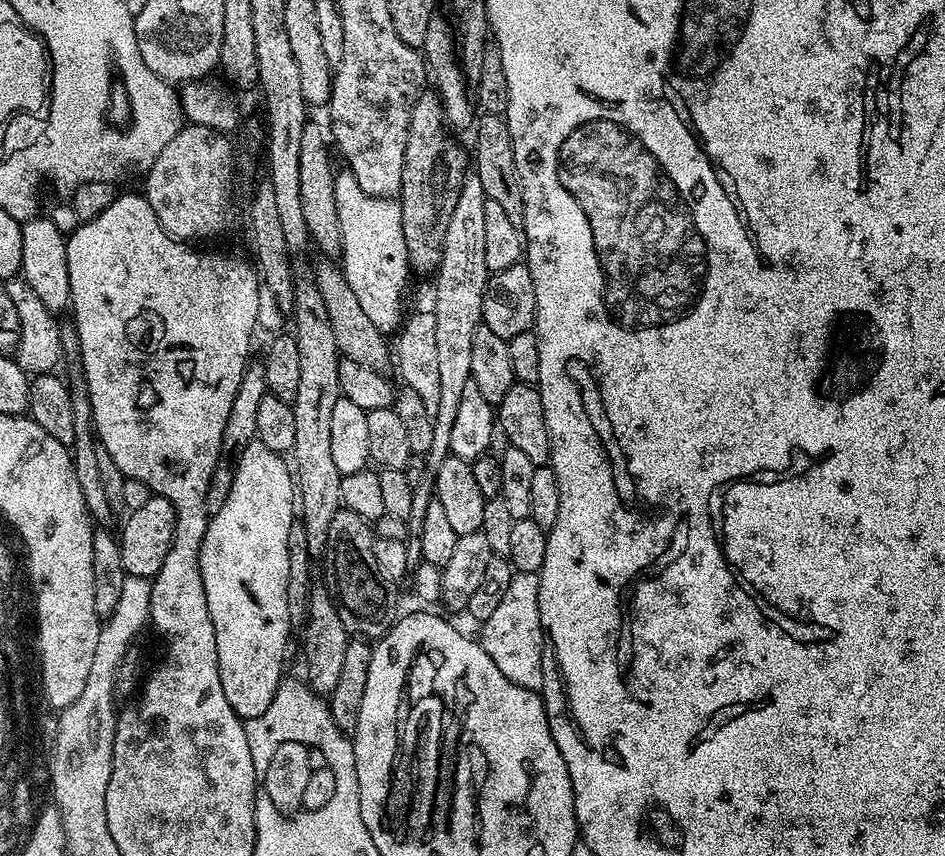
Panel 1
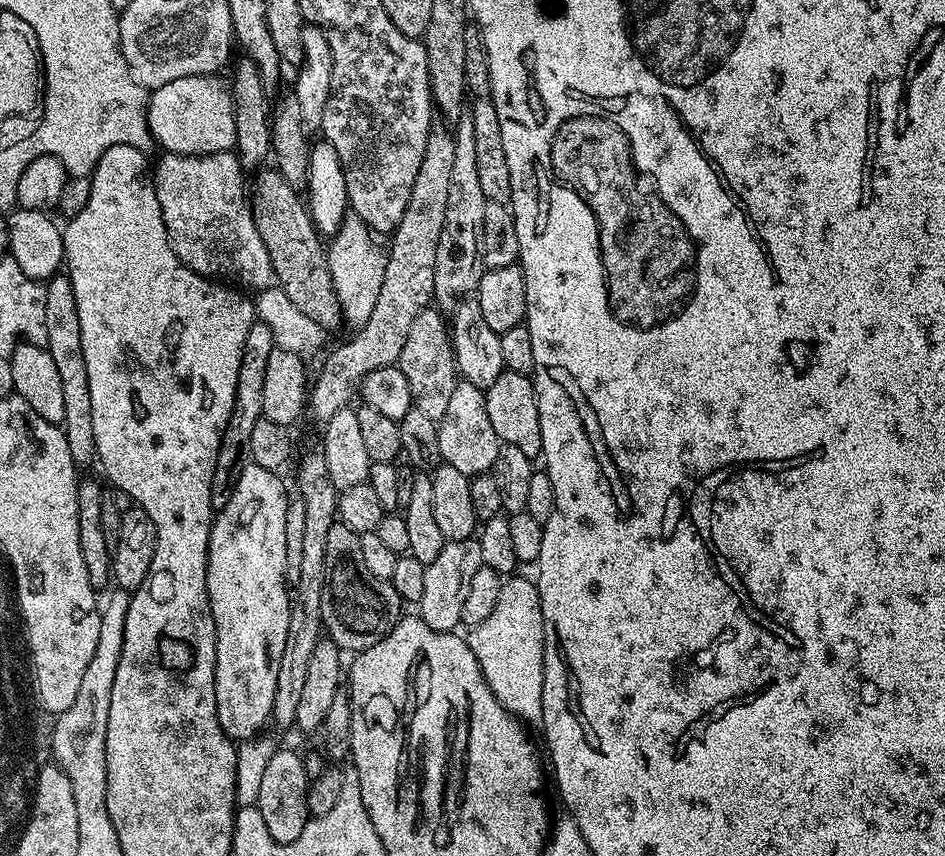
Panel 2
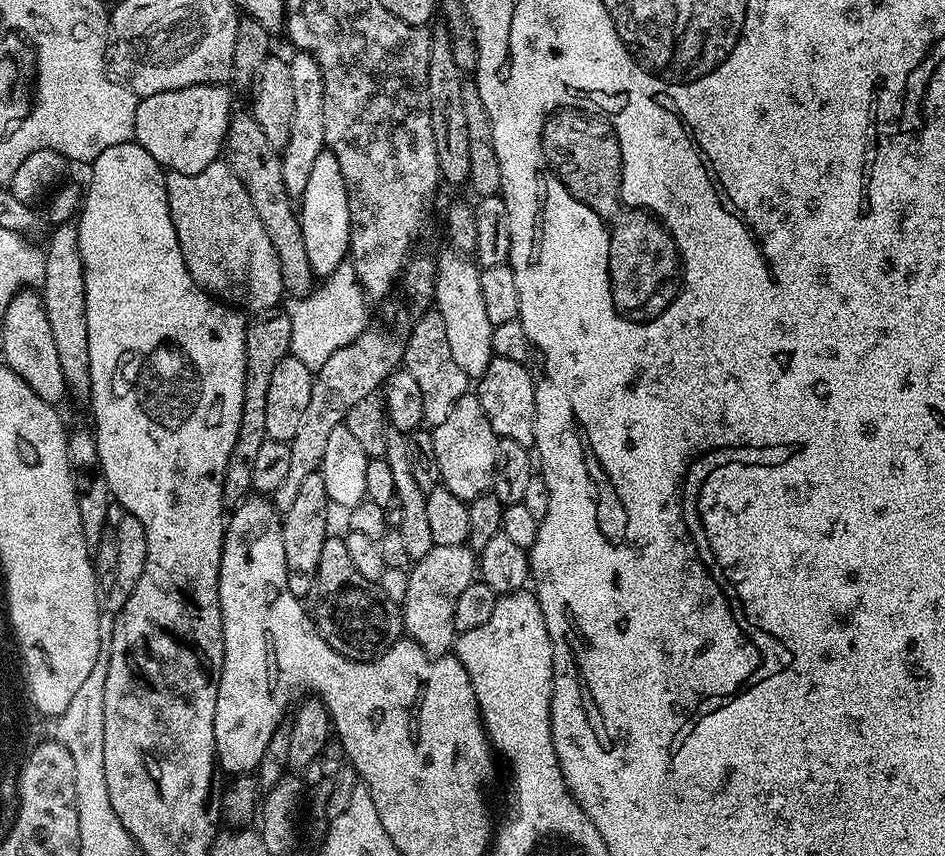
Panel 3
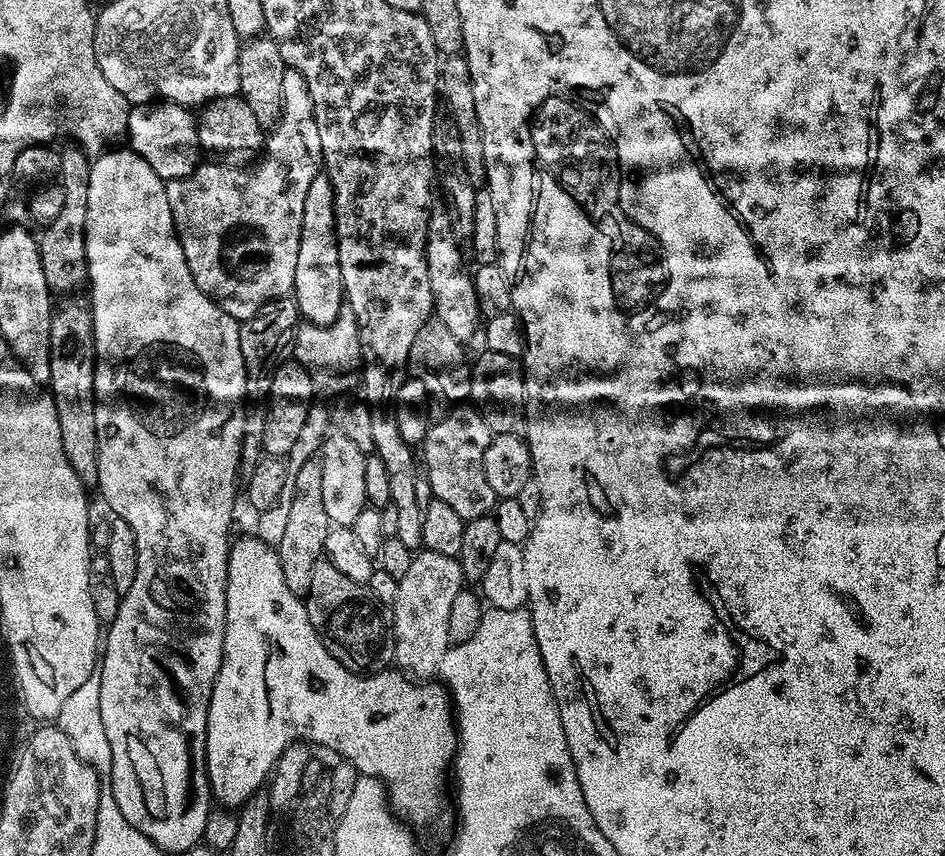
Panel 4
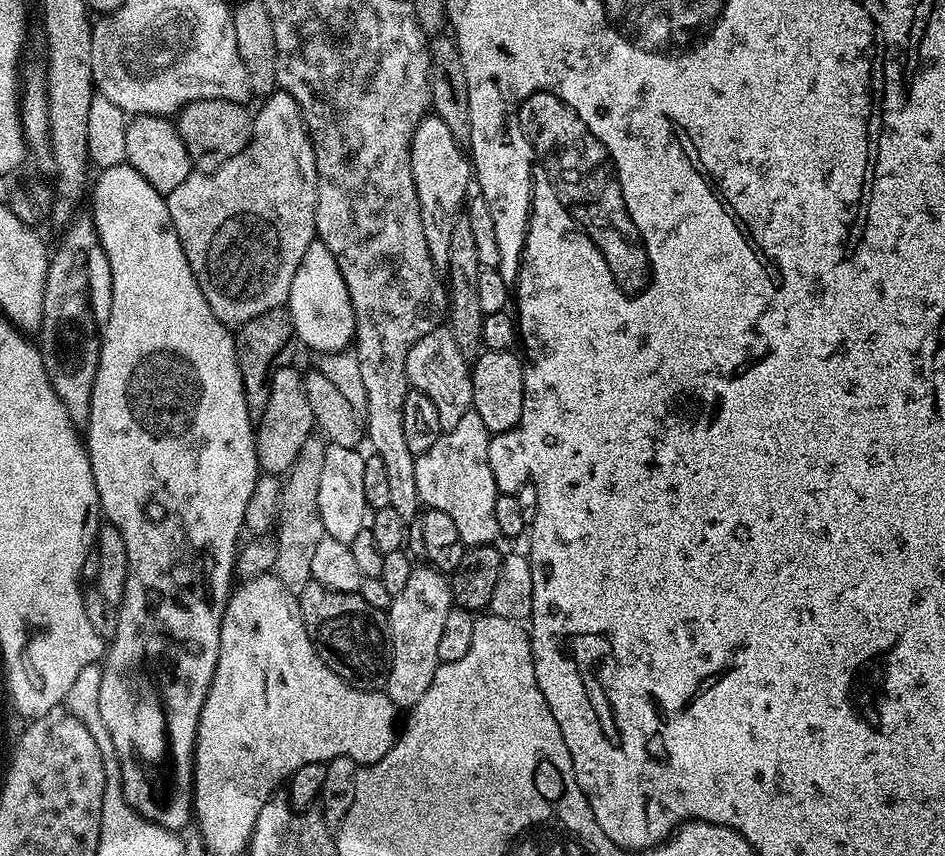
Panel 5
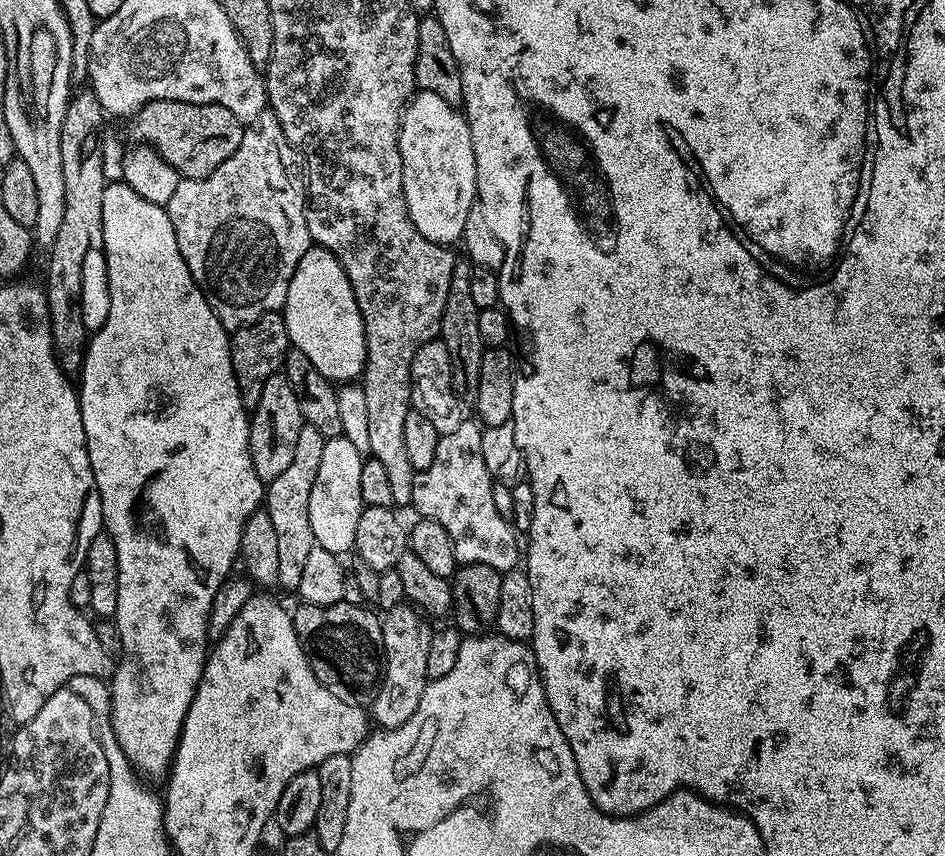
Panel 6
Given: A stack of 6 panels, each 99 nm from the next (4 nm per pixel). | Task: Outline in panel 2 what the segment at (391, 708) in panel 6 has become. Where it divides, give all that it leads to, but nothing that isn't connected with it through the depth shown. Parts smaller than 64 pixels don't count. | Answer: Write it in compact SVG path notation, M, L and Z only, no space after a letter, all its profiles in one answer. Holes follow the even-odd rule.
M479 539L462 542L447 541L442 546L442 554L434 558L424 569L422 578L422 596L418 603L418 615L430 626L430 630L456 632L461 627L462 605L466 602L466 593L470 591L470 582L478 569L484 567L482 546Z

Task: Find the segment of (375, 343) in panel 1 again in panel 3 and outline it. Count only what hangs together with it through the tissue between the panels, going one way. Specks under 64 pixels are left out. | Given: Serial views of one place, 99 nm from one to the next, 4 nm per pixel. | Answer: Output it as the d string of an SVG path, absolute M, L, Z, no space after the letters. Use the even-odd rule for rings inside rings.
M237 111L228 124L226 141L226 162L232 173L246 186L246 194L250 194L250 202L254 202L254 210L258 210L258 218L262 218L262 226L266 226L266 234L274 242L278 254L282 282L285 293L300 298L313 291L314 277L310 270L310 262L306 256L306 242L302 242L300 217L294 207L293 197L289 196L284 185L284 162L281 153L270 142L266 142L266 134L262 134L262 126L247 111Z

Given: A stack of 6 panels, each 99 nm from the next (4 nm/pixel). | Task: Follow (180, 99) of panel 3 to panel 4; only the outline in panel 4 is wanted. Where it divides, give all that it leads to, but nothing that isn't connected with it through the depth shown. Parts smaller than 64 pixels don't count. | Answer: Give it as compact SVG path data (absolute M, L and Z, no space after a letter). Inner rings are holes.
M153 102L129 107L127 147L146 158L146 163L152 167L154 174L158 174L158 178L165 182L186 178L202 160L196 121L193 109L182 104Z

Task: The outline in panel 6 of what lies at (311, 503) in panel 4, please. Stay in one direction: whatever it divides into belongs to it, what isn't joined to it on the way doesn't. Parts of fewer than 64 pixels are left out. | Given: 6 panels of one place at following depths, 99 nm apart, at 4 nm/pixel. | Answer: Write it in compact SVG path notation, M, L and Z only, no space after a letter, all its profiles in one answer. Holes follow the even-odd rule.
M305 424L298 434L294 459L289 468L266 484L266 511L270 514L270 522L274 522L274 531L278 537L278 580L281 589L299 589L302 566L306 566L306 557L316 547L314 530L310 530L310 486L314 486L314 478L318 475L318 462L322 459L325 439L322 434L318 434L318 430L314 430L314 426Z

